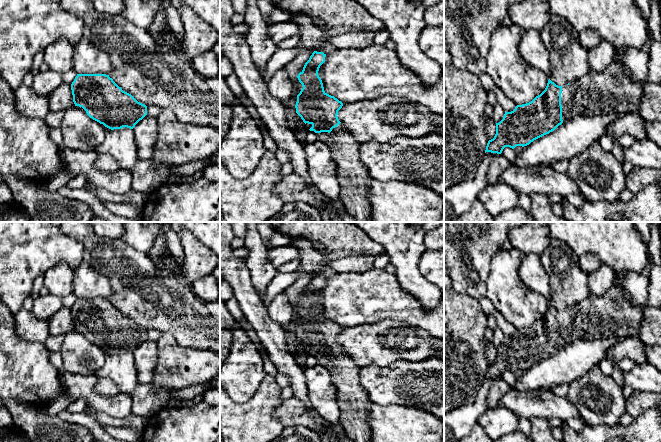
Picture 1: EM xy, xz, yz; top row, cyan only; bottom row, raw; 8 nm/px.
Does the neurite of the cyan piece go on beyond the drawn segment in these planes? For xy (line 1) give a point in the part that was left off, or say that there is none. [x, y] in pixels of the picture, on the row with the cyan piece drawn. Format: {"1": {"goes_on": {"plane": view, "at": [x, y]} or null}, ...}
{"1": {"goes_on": null}}

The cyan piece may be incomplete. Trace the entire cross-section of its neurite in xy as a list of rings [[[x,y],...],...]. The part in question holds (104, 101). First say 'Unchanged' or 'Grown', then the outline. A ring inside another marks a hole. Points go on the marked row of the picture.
Unchanged. [[[77,74],[71,84],[71,90],[75,106],[82,107],[90,118],[111,130],[123,127],[133,129],[147,115],[147,106],[123,91],[106,74]]]

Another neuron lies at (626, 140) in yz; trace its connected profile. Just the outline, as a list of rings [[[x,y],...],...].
[[[623,134],[618,138],[619,144],[622,146],[623,149],[629,148],[635,142],[635,139],[630,134]]]

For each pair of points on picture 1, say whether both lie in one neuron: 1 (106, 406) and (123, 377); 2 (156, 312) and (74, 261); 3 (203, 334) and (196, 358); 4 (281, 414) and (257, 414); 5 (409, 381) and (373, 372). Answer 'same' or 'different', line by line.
1: different
2: different
3: different
4: different
5: same

